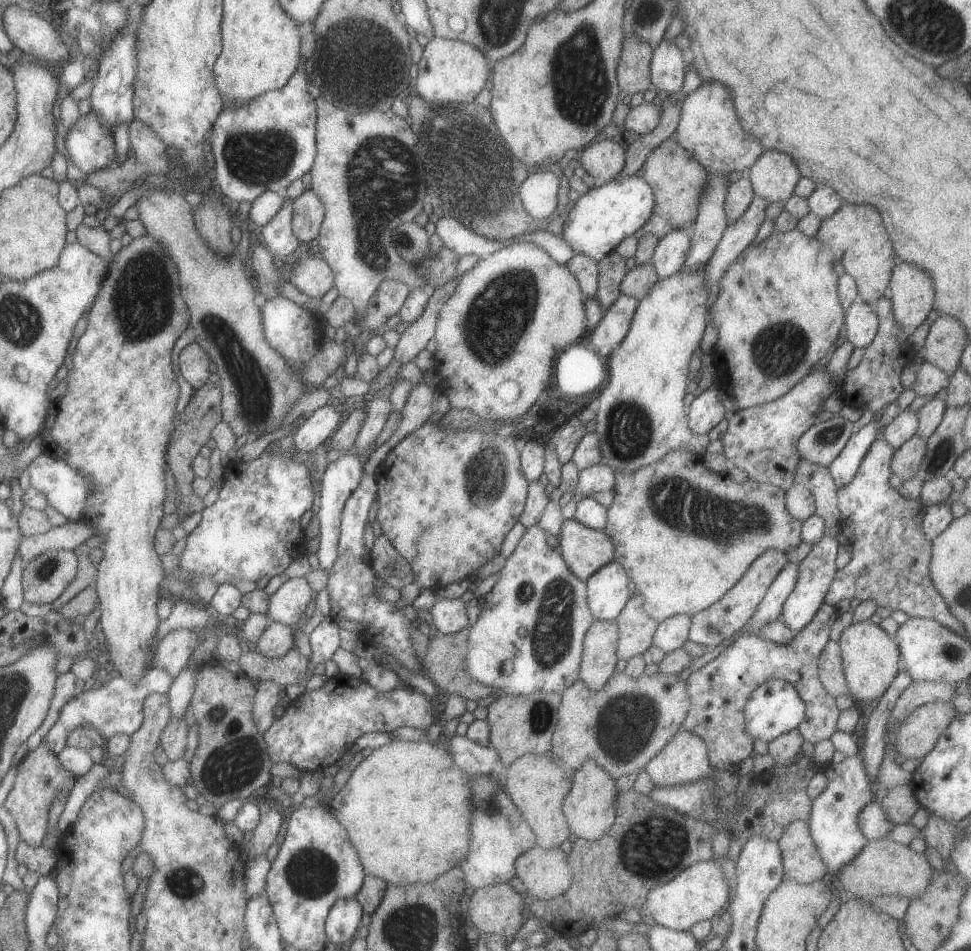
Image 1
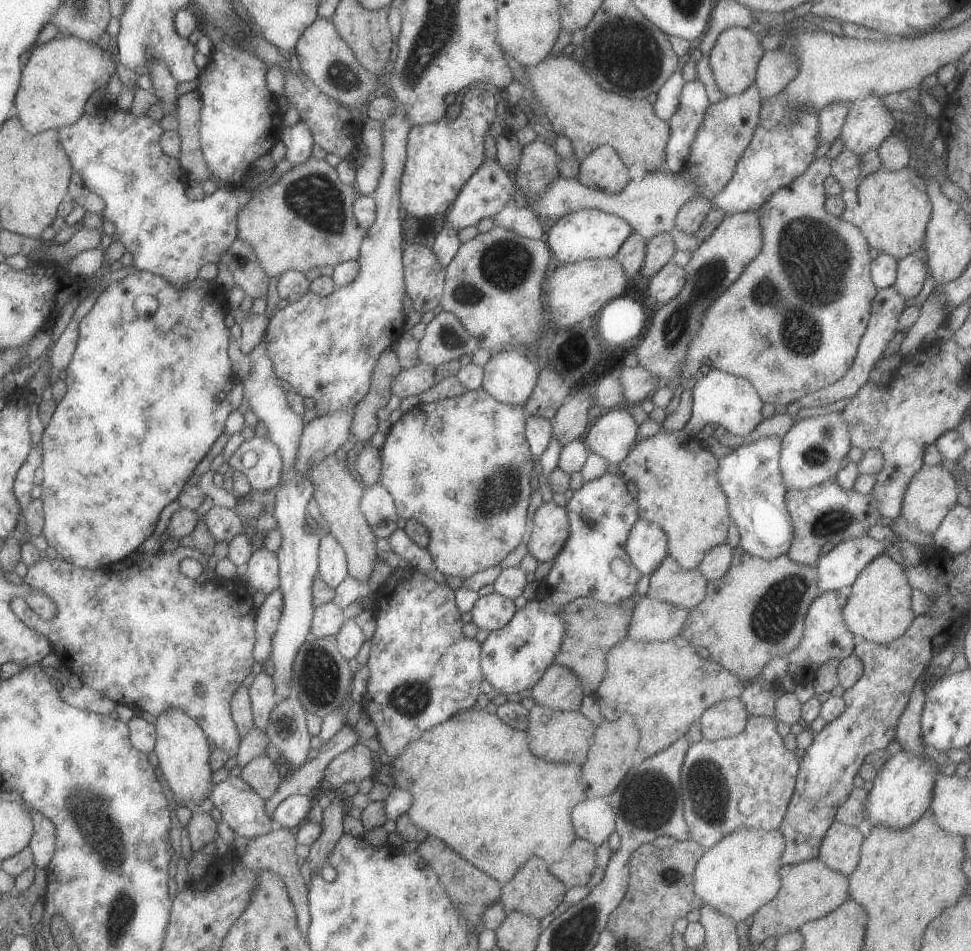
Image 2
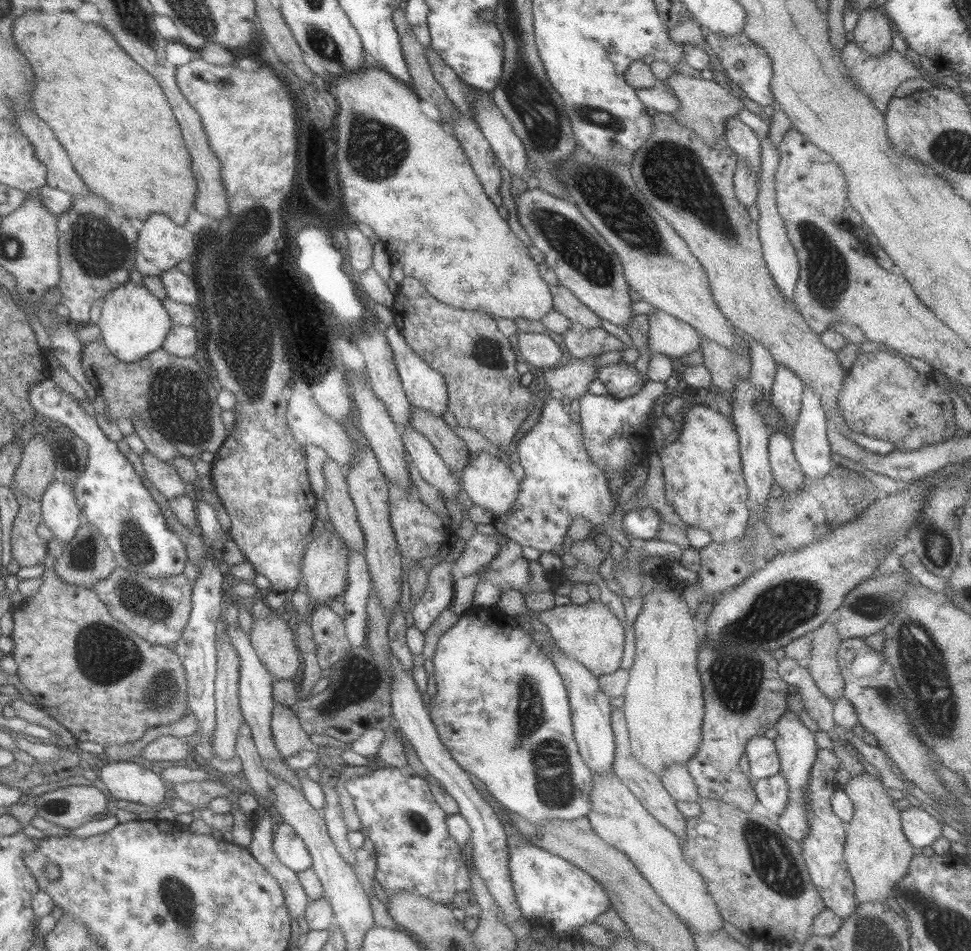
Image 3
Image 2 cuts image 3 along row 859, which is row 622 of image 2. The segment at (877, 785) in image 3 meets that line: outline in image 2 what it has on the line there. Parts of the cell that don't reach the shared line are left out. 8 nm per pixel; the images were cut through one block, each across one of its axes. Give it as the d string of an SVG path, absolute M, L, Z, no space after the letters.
M882 552L857 576L843 608L843 618L854 637L876 644L890 644L908 630L915 618L912 591L905 568Z

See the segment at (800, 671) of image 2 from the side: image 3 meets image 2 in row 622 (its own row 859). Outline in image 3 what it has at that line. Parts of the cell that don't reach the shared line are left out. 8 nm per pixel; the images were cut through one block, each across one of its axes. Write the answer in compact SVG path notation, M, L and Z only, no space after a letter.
M818 748L818 756L816 756L814 766L810 769L809 781L807 782L807 787L805 788L805 802L807 802L805 804L805 811L807 820L809 820L807 823L810 830L807 832L805 839L802 839L800 843L803 857L805 858L804 862L807 864L811 880L820 892L820 895L824 900L824 904L832 910L834 914L837 914L841 919L845 919L855 911L858 903L855 898L855 884L852 875L848 872L848 865L844 856L846 823L839 816L834 814L830 802L834 791L839 787L834 782L834 774L836 774L836 771L839 769L839 765L839 760L832 751L826 750L826 748Z

